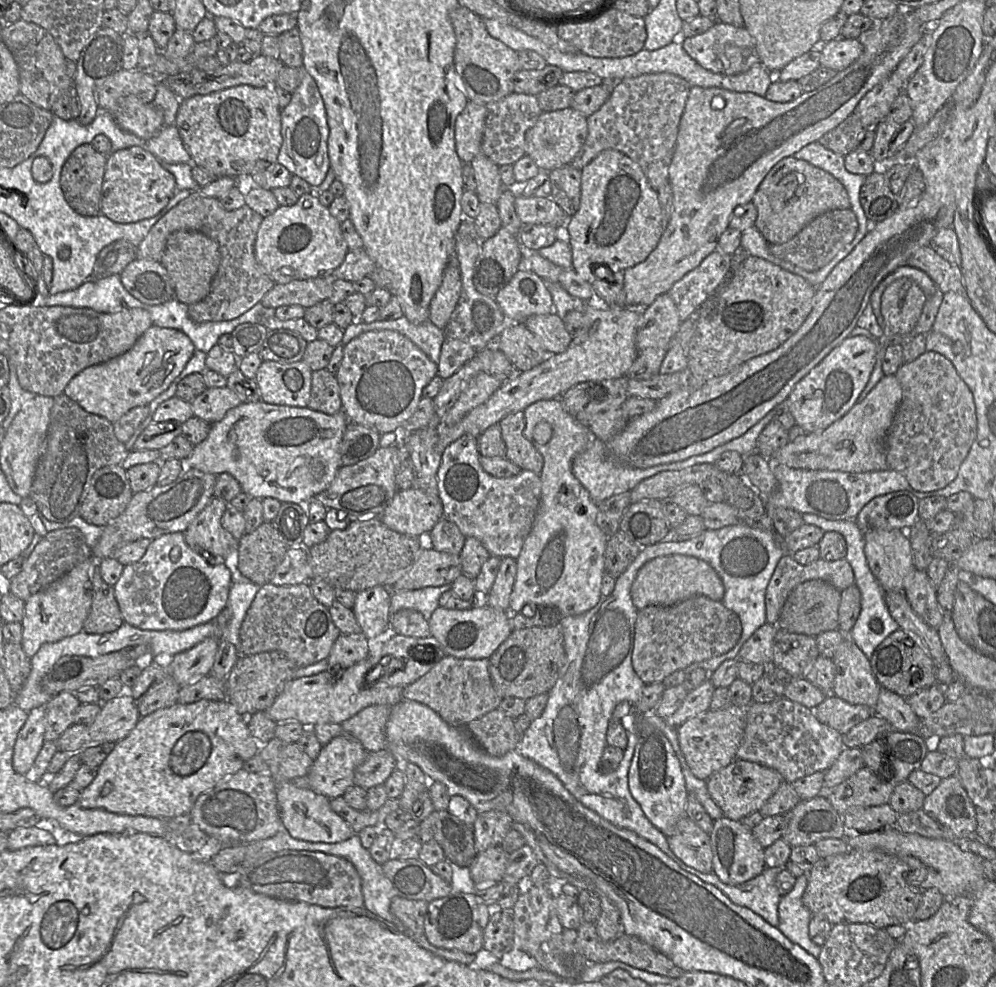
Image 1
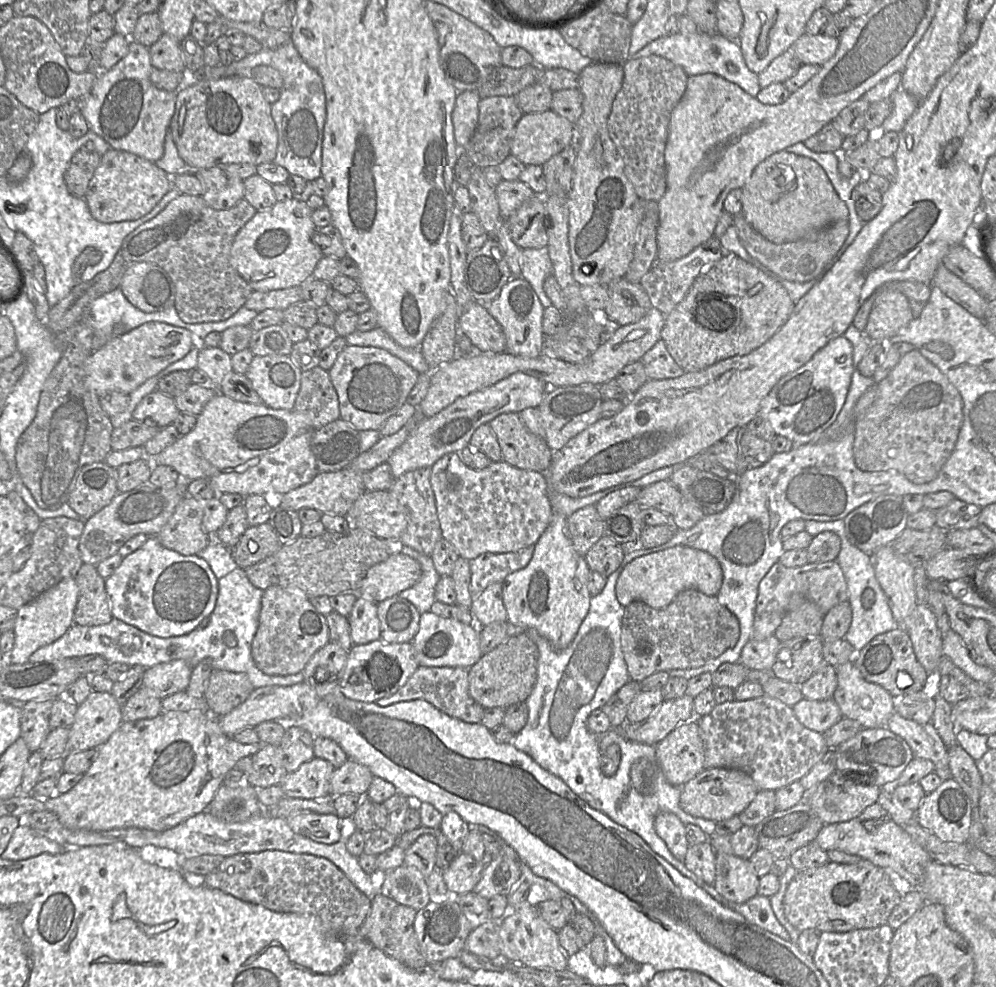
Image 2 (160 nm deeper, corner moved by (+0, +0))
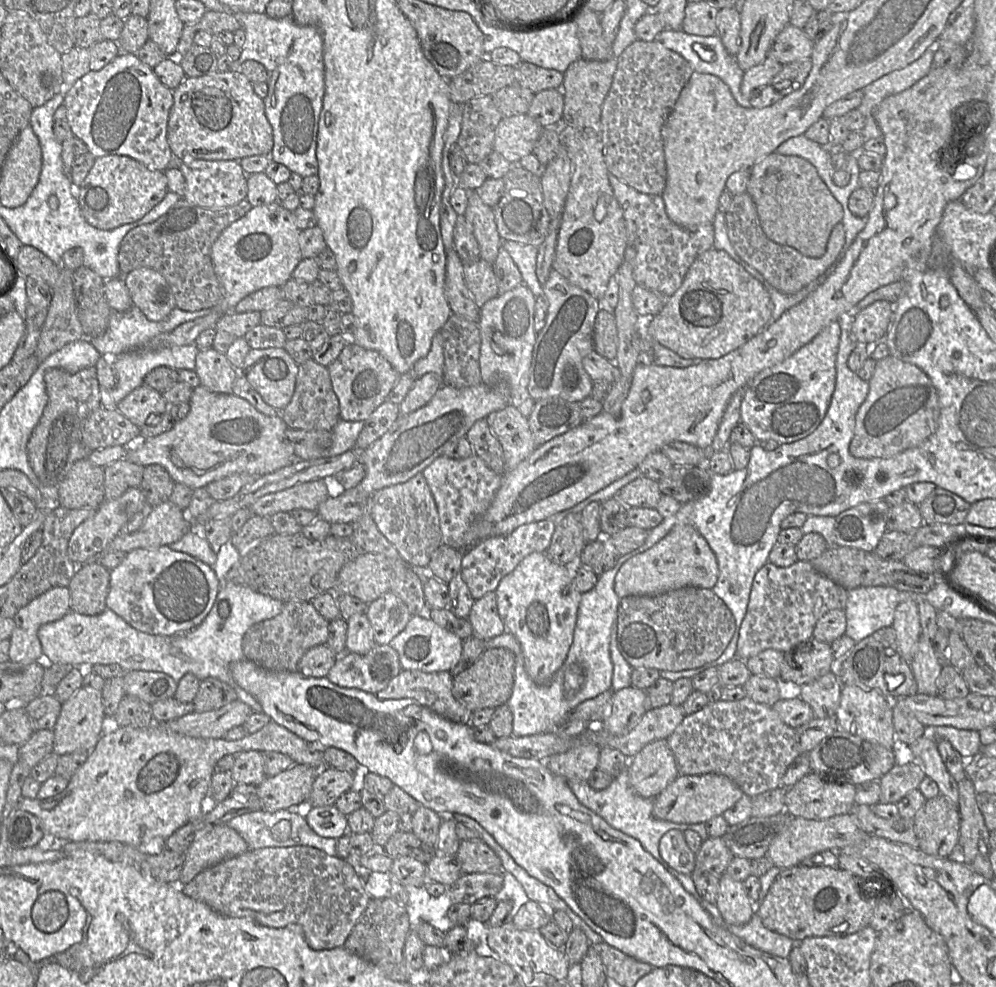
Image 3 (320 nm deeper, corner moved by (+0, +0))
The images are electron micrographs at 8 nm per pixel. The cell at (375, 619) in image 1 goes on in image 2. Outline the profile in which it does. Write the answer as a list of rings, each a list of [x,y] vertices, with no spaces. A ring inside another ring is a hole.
[[[358,595],[347,618],[354,645],[364,645],[381,639],[381,623],[378,617],[377,603]]]

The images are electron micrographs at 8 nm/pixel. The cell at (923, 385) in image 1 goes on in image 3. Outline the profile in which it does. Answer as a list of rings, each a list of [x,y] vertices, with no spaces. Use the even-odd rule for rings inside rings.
[[[891,355],[876,361],[869,392],[856,413],[849,452],[856,458],[891,458],[922,444],[936,430],[940,415],[937,391],[924,371]]]

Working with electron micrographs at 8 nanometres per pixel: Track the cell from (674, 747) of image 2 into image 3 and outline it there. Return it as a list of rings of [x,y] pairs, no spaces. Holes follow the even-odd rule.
[[[666,739],[645,745],[629,759],[627,770],[632,789],[645,798],[655,798],[679,775]]]

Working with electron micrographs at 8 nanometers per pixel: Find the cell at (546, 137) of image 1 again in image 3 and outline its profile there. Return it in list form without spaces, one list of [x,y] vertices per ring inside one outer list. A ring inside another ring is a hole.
[[[528,114],[504,117],[495,132],[494,151],[510,163],[519,163],[524,156],[533,154],[533,149],[542,131],[543,127]]]

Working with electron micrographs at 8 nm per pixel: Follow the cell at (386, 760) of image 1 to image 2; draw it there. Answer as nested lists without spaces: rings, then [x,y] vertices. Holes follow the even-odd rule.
[[[348,759],[331,776],[330,796],[347,793],[365,796],[373,779],[374,775],[367,766]]]

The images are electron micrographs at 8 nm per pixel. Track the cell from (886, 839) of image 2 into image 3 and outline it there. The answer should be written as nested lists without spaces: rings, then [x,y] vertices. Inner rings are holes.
[[[853,814],[836,815],[822,820],[792,817],[788,826],[771,841],[766,856],[774,866],[788,869],[801,864],[804,859],[815,853],[825,850],[839,853],[845,847],[863,843],[869,836],[871,835],[858,826]]]

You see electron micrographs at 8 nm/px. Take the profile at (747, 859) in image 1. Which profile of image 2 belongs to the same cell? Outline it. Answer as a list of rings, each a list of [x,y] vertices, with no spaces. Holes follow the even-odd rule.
[[[716,852],[715,869],[713,885],[727,901],[741,904],[757,895],[760,878],[748,860]]]

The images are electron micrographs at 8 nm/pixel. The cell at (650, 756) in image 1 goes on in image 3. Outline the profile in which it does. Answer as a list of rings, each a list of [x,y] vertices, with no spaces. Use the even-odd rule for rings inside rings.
[[[667,831],[660,839],[659,852],[662,859],[677,872],[685,875],[693,872],[695,854],[689,849],[683,831]]]

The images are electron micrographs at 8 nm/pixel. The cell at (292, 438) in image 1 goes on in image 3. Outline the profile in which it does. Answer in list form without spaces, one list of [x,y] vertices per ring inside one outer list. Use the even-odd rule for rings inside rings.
[[[201,385],[193,388],[193,392],[189,404],[190,404],[190,411],[187,414],[187,416],[182,420],[176,421],[174,427],[171,430],[164,432],[158,436],[147,438],[139,445],[137,445],[138,440],[131,443],[132,447],[129,447],[129,445],[127,445],[126,447],[128,448],[128,452],[125,459],[135,464],[141,465],[143,467],[152,464],[161,465],[169,472],[170,476],[172,477],[175,483],[184,484],[192,489],[206,487],[209,483],[213,481],[225,478],[233,474],[247,473],[251,475],[263,476],[266,474],[273,473],[293,463],[296,460],[293,446],[285,436],[285,431],[288,428],[288,426],[284,422],[281,414],[276,416],[267,416],[259,412],[247,400],[240,398],[234,395],[233,393],[228,393],[228,394],[215,393]]]

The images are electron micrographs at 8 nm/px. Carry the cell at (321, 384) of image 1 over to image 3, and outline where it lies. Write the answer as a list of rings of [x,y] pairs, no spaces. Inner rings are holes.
[[[309,359],[298,366],[296,384],[289,404],[282,410],[281,416],[288,427],[293,429],[331,431],[340,419],[339,401],[336,396],[328,368]]]

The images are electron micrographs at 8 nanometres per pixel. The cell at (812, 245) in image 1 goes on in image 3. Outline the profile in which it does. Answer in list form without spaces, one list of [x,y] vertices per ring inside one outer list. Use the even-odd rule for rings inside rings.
[[[748,192],[734,195],[725,212],[729,240],[738,256],[762,274],[764,279],[783,294],[795,294],[822,276],[837,260],[845,243],[842,223],[835,225],[830,233],[825,253],[819,258],[803,255],[796,249],[770,240],[762,230],[756,206]]]

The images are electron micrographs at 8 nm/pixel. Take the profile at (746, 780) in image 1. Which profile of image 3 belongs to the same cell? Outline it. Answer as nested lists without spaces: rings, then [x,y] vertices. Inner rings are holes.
[[[716,773],[678,775],[655,798],[652,814],[660,820],[683,824],[706,823],[722,815],[744,795],[730,778]]]

